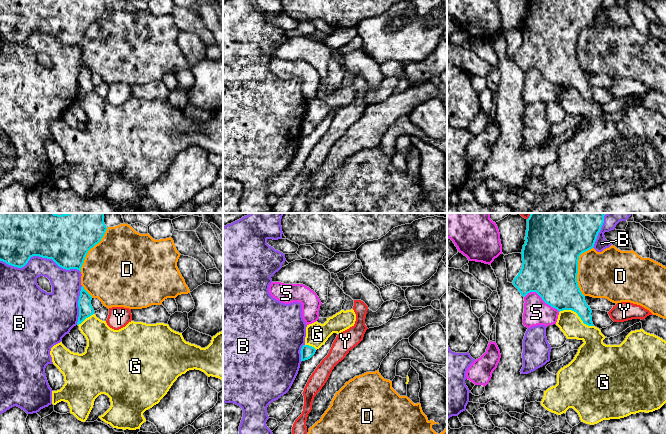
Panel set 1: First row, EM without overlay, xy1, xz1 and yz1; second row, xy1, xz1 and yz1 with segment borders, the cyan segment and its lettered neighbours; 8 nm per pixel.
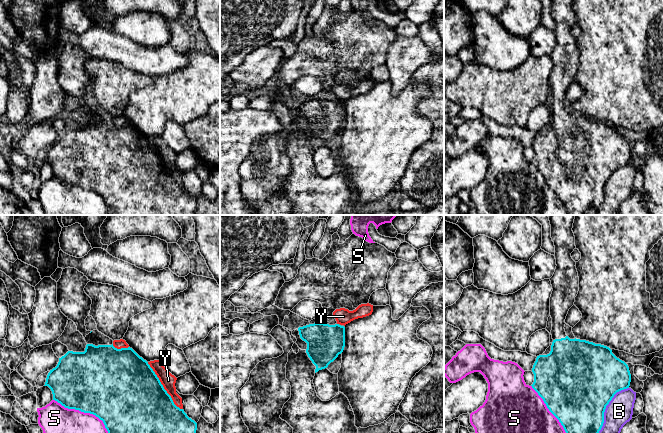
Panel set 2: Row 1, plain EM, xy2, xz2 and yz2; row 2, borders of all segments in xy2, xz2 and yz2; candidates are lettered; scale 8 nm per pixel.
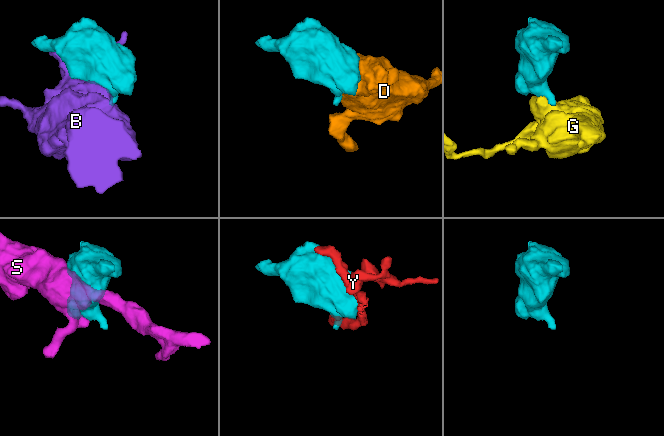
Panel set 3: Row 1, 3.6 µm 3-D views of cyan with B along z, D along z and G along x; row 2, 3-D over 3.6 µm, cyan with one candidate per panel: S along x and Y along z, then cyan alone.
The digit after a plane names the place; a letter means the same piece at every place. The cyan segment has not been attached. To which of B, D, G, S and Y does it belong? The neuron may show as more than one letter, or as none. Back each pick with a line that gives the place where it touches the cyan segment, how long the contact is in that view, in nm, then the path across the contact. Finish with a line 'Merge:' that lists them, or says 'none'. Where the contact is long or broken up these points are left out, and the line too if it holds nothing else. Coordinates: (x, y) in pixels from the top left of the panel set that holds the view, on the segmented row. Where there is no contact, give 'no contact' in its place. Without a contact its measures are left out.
Merge: none

